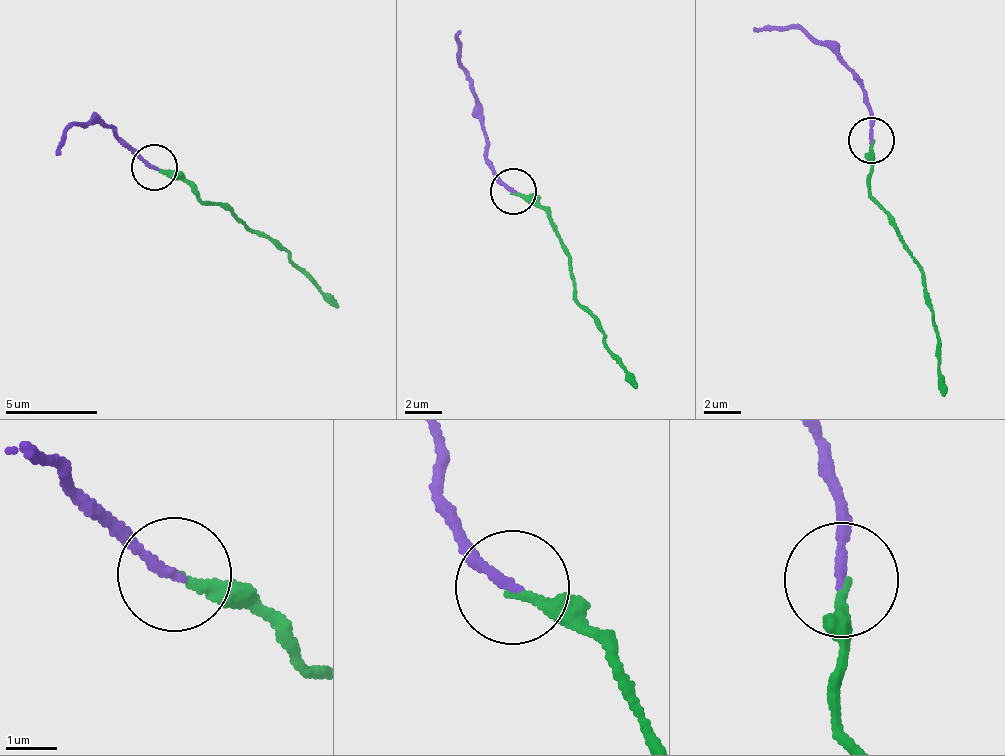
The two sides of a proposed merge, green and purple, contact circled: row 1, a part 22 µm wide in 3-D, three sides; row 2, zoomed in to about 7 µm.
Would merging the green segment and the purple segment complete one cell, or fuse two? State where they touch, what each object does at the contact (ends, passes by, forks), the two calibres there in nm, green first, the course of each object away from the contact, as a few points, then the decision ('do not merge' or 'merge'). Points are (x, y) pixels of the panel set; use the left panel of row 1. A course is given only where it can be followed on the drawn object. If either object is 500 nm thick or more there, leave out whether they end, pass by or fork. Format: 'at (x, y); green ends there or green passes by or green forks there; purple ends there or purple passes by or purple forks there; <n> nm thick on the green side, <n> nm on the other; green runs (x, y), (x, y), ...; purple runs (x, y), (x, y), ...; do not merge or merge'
at (154, 167); green ends there; purple ends there; 190 nm thick on the green side, 190 nm on the other; green runs (154, 165), (258, 233), (337, 305); purple runs (153, 167), (129, 142), (95, 123), (72, 126), (59, 150); merge

